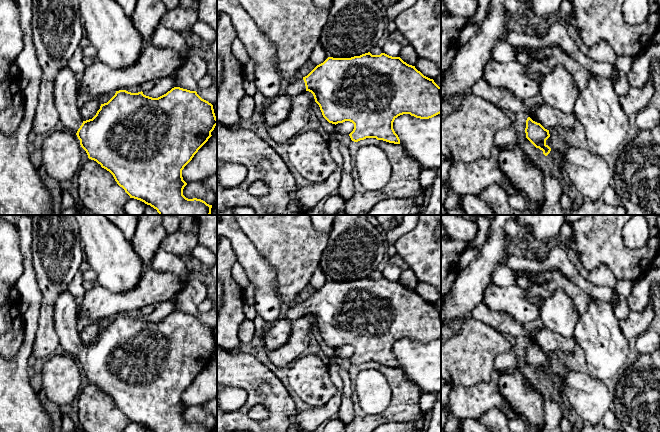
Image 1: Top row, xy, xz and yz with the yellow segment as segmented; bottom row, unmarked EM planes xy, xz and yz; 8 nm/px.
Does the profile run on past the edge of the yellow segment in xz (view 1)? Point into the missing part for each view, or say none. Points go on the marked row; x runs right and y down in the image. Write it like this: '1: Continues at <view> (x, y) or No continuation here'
1: Continues at xz (295, 87)

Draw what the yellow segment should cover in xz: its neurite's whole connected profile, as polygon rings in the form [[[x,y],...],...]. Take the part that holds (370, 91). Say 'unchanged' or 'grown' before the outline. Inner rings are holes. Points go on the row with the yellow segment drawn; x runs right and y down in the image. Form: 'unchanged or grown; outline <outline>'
grown; outline [[[370,52],[351,58],[328,57],[307,76],[294,79],[287,84],[290,97],[304,91],[313,94],[323,117],[332,124],[350,121],[354,124],[349,134],[354,142],[376,138],[389,143],[400,144],[393,129],[394,120],[403,114],[429,119],[441,113],[441,87],[433,79],[424,76],[415,66],[400,57],[385,53],[372,55]]]

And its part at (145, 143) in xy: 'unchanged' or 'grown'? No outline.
grown

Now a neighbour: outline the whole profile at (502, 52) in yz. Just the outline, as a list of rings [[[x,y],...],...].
[[[506,42],[496,44],[492,51],[492,60],[498,62],[511,62],[515,60],[515,56],[519,47],[514,47]]]

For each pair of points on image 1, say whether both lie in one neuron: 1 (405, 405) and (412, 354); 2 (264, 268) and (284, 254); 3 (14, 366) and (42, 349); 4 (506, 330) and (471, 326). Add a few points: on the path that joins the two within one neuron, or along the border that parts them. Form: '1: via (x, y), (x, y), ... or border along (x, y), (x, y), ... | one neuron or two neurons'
1: border along (399, 368), (422, 391) | two neurons
2: border along (255, 245), (258, 252), (274, 268), (276, 286) | two neurons
3: border along (37, 330), (31, 353) | two neurons
4: border along (472, 317), (491, 326), (505, 336) | two neurons

